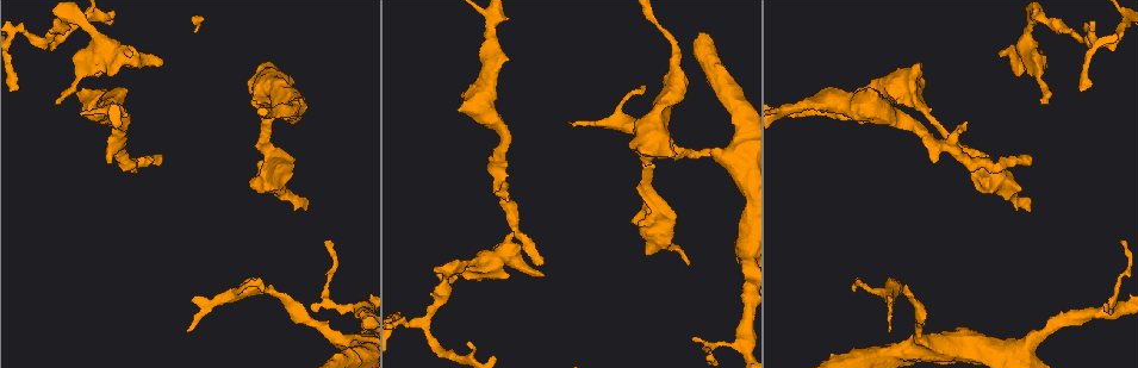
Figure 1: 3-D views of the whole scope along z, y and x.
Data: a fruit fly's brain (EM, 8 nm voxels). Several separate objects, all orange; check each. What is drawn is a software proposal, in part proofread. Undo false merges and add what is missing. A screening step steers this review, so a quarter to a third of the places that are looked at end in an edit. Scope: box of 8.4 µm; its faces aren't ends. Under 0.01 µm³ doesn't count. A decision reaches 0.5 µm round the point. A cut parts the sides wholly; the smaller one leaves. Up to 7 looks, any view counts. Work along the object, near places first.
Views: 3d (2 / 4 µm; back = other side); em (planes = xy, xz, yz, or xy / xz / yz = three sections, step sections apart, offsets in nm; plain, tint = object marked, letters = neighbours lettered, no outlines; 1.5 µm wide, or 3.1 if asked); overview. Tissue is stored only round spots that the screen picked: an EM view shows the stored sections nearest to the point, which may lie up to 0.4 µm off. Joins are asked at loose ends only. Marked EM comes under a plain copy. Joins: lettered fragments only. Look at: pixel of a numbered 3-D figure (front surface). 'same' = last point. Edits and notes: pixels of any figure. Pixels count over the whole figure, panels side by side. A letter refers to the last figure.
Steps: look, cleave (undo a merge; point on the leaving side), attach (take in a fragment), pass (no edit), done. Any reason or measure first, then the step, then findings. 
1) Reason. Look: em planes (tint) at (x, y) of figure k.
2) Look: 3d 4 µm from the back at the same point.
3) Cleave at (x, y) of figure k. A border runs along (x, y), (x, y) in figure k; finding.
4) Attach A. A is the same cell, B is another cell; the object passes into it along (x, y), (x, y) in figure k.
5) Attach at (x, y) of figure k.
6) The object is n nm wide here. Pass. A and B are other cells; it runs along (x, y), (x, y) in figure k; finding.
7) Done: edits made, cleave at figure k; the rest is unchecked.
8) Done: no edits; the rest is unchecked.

An open end. Look: 3d 2 µm at (544, 261) of figure 1.

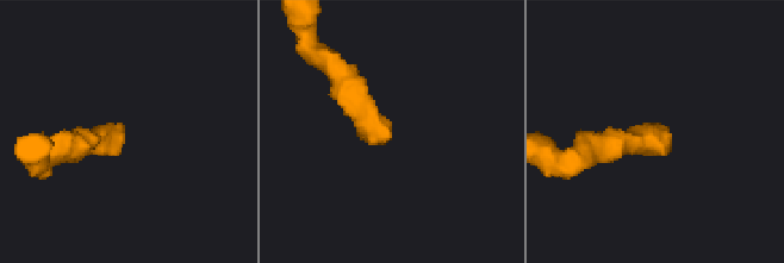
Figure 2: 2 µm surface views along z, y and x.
Shape alone is not enough. Look: em xz step 4 (tint) at (389, 136) of figure 2.

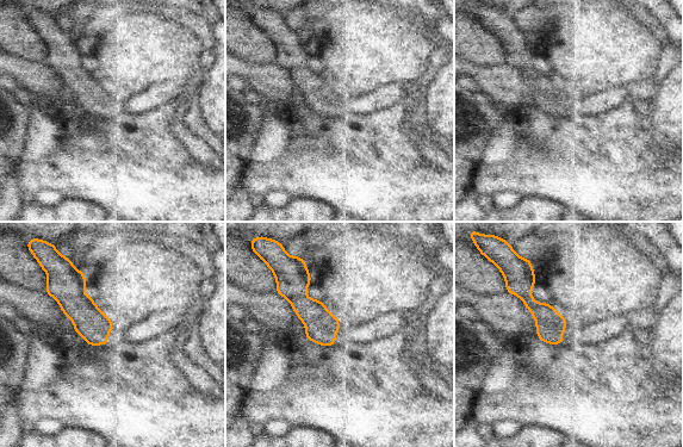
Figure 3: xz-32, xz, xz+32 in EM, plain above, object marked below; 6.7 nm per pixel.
Look: em planes (letters) at the same point.

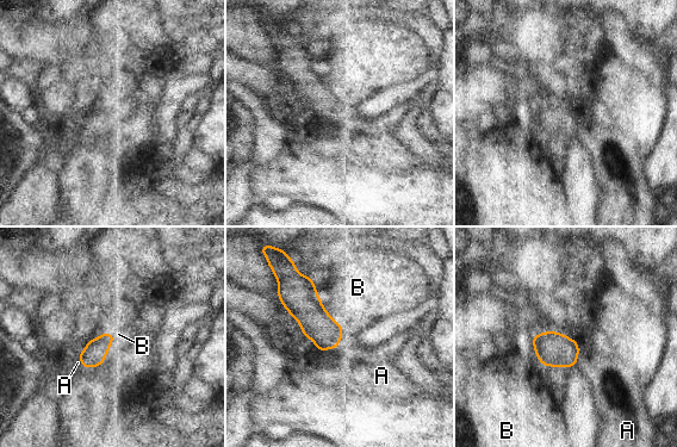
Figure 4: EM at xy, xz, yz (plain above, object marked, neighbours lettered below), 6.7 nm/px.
Pass. A and B are other cells; a border runs along (317, 292), (343, 335) in figure 4; no lettered fragment goes on from it.

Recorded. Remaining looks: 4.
Look: em xy step 8 (tint) at (304, 209) of figure 1.

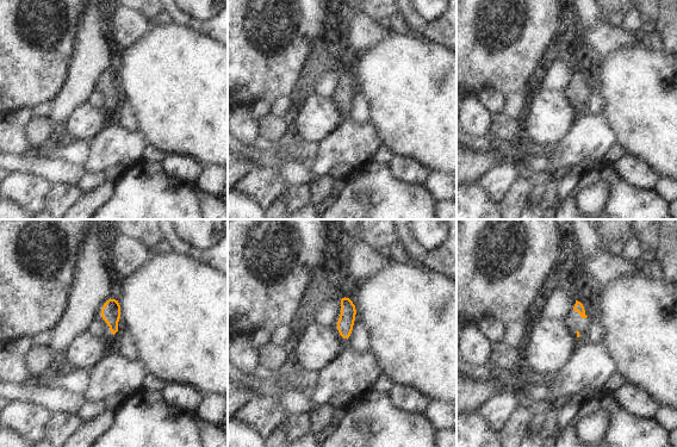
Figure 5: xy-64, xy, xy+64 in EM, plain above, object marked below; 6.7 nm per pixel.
Look: em planes (letters) at the same point.

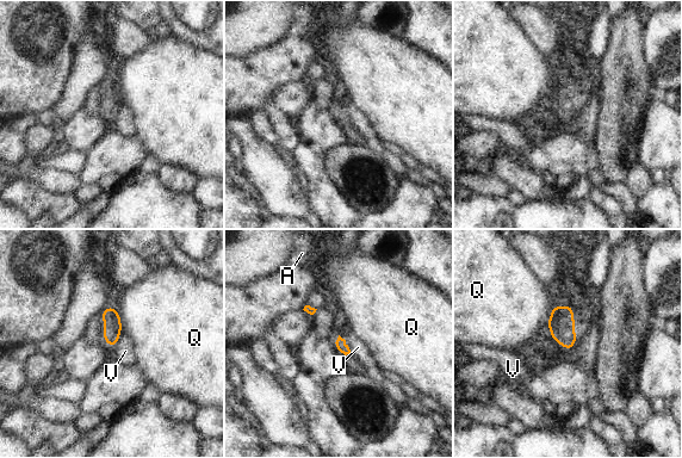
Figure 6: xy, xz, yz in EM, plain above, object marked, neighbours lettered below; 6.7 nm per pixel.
The longest contact is with Q, 160 nm. Pass. A, Q and V are other cells; a border runs along (343, 339), (351, 352) in figure 6; none of them fits.

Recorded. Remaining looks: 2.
Done: no edits; the rest is unchecked.

